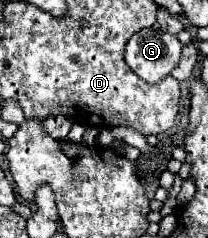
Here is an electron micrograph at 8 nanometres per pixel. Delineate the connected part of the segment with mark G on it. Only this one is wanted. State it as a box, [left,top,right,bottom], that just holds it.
[124,27,182,83]

